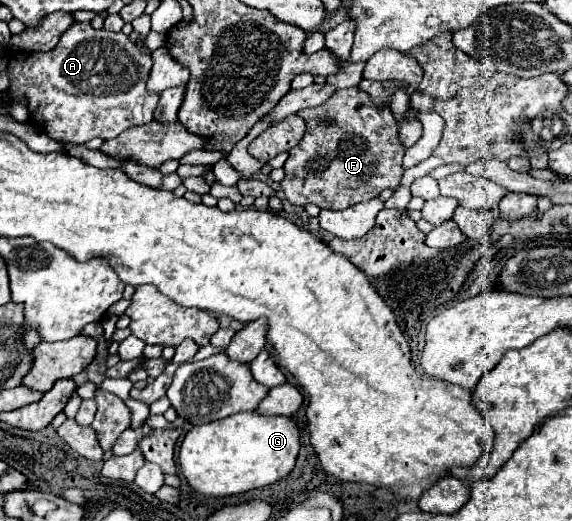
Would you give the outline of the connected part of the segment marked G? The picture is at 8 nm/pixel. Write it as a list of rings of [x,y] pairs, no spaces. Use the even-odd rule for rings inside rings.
[[[237,412],[217,422],[193,426],[179,450],[181,472],[205,496],[231,496],[285,478],[297,460],[299,430],[291,418]]]

